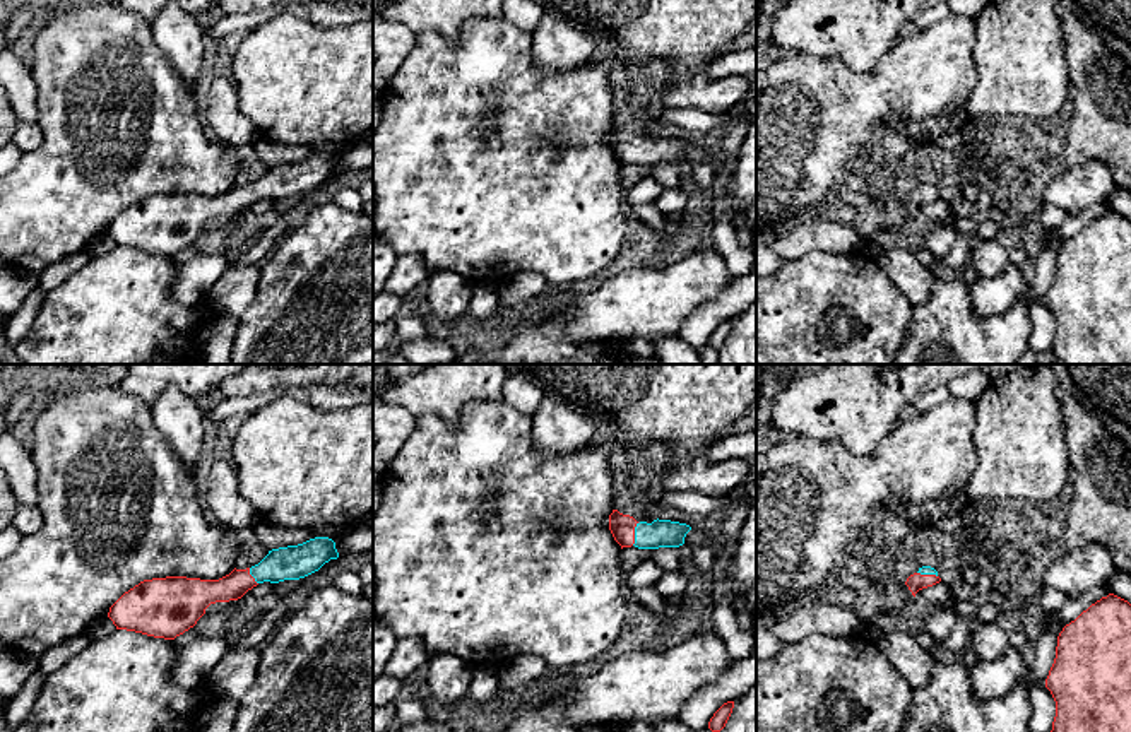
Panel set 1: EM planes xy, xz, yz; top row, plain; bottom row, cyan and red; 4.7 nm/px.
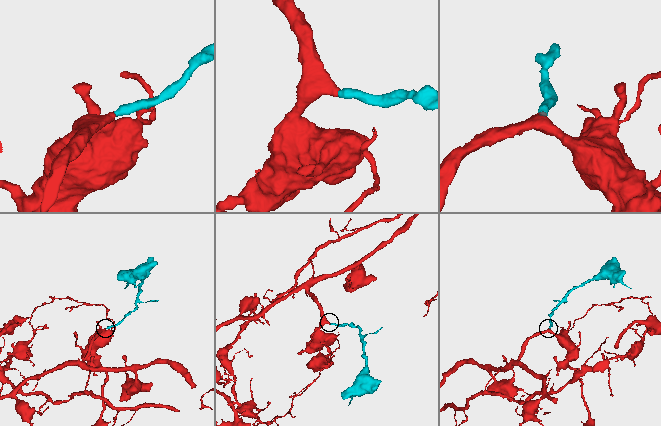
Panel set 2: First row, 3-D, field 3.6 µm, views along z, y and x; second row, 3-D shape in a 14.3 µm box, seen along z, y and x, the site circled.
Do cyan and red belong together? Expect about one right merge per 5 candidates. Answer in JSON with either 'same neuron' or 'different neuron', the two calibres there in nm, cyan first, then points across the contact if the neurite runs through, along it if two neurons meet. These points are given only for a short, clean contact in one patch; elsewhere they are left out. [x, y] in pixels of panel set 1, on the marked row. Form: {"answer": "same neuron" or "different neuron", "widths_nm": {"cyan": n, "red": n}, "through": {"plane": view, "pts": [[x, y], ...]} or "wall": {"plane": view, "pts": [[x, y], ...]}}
{"answer": "same neuron", "widths_nm": {"cyan": 130, "red": 120}, "through": {"plane": "xz", "pts": [[657, 534], [635, 534], [621, 527]]}}

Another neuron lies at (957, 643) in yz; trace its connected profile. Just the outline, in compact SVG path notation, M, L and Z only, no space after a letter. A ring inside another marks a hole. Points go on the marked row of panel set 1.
M958 616L950 636L941 643L939 650L956 658L972 658L970 655L972 626L974 619Z

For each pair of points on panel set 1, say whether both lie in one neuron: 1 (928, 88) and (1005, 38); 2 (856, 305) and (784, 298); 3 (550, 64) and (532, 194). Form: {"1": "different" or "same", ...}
{"1": "different", "2": "same", "3": "different"}

